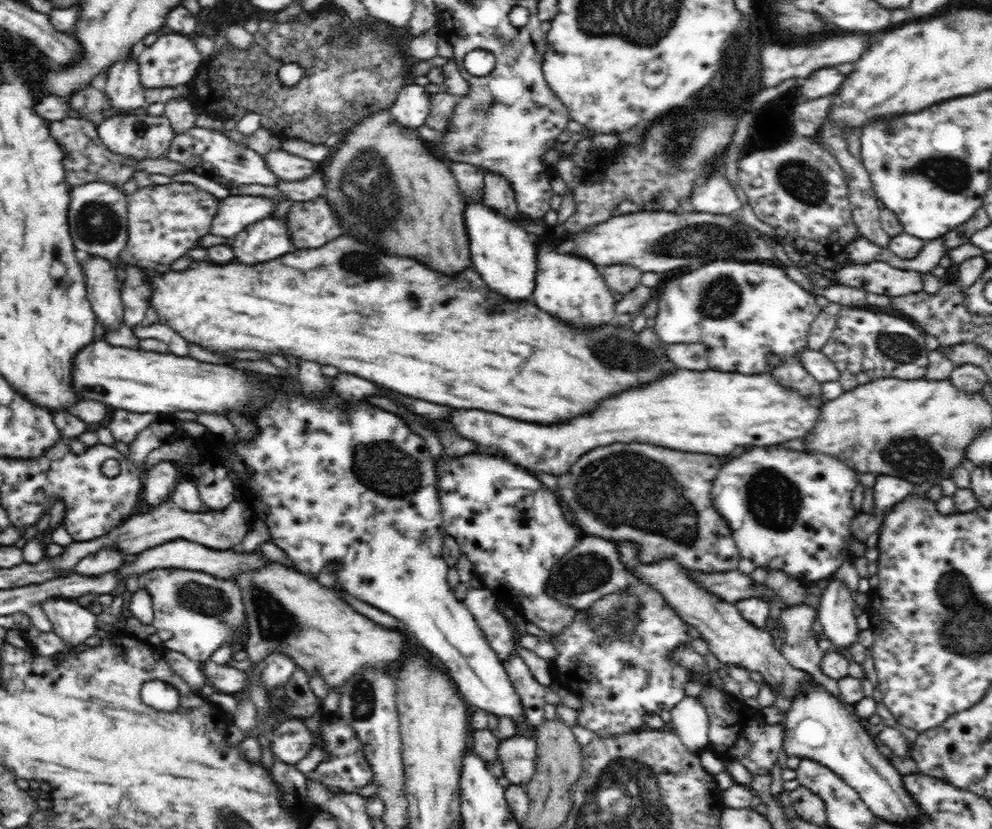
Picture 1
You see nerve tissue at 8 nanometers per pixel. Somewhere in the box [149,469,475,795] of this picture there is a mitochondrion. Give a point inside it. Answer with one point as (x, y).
(277, 623)

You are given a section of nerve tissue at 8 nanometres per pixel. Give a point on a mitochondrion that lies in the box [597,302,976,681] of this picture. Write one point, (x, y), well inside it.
(771, 496)

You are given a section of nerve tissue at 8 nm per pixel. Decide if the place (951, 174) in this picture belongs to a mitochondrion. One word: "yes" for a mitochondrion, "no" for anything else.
yes

